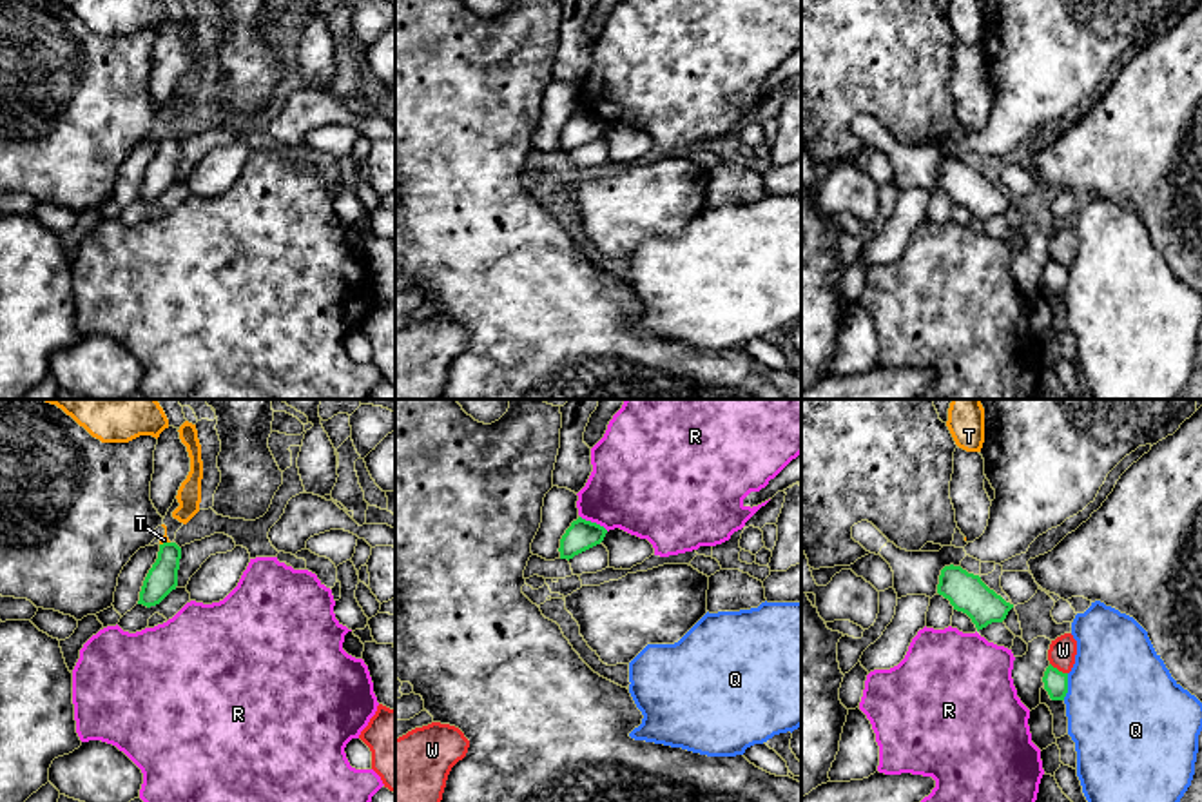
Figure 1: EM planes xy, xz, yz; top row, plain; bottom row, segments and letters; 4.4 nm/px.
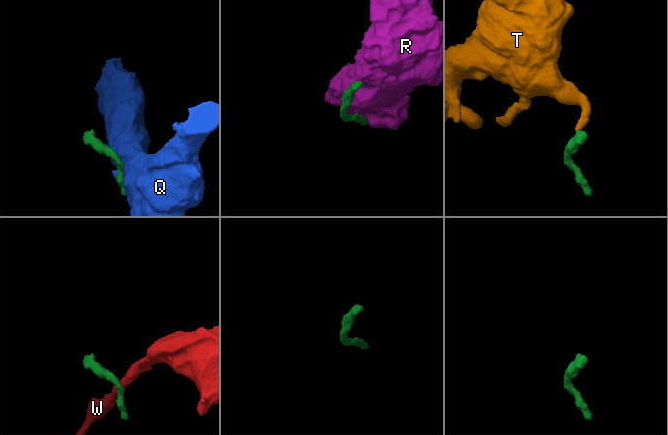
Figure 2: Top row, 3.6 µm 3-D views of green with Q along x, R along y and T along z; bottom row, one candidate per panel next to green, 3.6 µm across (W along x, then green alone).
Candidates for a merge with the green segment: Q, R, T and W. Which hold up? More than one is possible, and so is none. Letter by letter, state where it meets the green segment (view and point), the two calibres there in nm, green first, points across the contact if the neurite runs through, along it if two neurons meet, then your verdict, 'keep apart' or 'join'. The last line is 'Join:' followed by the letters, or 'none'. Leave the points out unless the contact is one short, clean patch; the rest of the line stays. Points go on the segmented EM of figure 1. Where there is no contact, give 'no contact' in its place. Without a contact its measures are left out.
Q: meets green in yz at (1066, 686); 110 nm thick on the green side, 480 nm on the other; keep apart
R: meets green in xz at (595, 523); 140 nm thick on the green side, 420 nm on the other; keep apart
T: meets green in xy at (164, 543); 140 nm thick on the green side, 30 nm on the other; runs through xy (162, 577), (165, 568), (164, 543), (164, 539); join
W: meets green in yz at (1057, 670); 110 nm thick on the green side, 120 nm on the other; border along yz (1050, 663), (1066, 674); keep apart
Join: T

